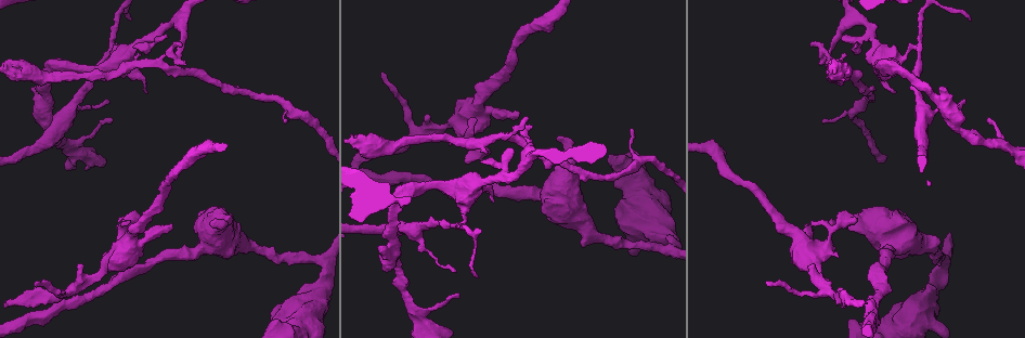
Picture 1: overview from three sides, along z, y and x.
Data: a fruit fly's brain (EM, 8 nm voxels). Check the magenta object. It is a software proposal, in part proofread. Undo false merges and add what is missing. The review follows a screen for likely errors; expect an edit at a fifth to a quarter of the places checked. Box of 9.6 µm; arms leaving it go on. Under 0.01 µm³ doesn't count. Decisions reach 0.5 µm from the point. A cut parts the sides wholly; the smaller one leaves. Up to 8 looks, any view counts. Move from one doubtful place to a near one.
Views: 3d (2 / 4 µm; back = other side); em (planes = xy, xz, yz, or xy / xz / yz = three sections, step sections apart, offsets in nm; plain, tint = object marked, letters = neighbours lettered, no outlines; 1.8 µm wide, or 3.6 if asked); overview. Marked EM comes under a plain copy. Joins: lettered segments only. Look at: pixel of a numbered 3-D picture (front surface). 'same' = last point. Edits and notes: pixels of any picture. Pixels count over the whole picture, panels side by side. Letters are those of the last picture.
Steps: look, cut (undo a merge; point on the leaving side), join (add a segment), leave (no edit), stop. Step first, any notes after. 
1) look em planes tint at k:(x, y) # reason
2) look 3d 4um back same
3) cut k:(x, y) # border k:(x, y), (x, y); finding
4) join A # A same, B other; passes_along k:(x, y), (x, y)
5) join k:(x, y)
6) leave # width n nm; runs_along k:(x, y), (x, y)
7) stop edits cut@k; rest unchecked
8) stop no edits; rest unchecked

look em planes letters at 1:(382, 72) # branch stops here

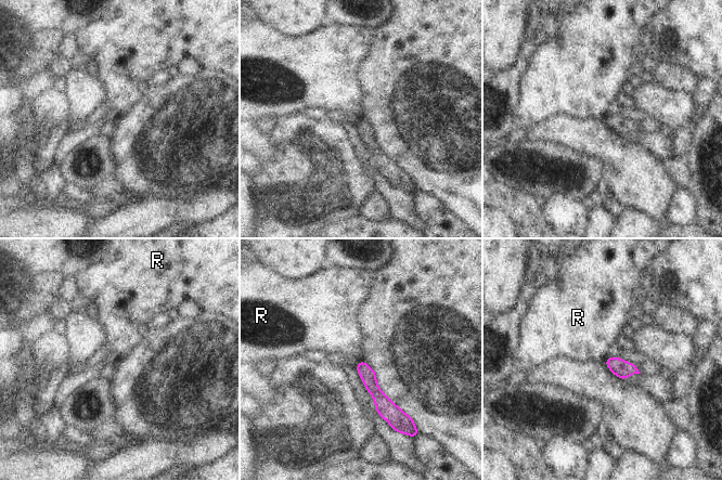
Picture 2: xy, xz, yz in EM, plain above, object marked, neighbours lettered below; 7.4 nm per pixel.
leave # R other; none of them fits

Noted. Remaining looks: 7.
look em planes letters at 1:(170, 225) # an open end

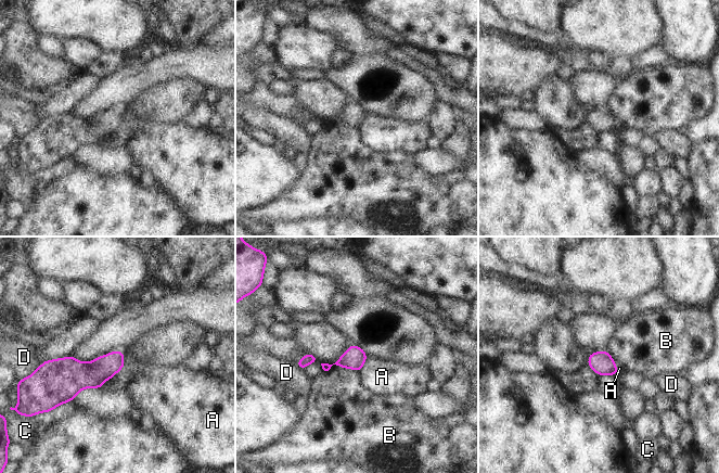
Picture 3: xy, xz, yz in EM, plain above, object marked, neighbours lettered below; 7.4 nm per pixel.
leave # width 160 nm; A other, B other, C other, D other; border 3:(367, 357), (359, 370); none of them fits

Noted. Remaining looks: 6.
look 3d 2um back at 1:(69, 111) # a fork

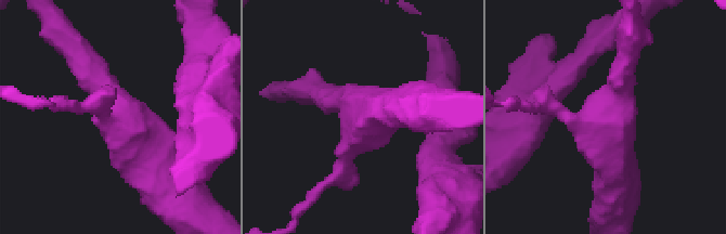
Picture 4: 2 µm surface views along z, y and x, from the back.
look em planes tint at 4:(609, 119)

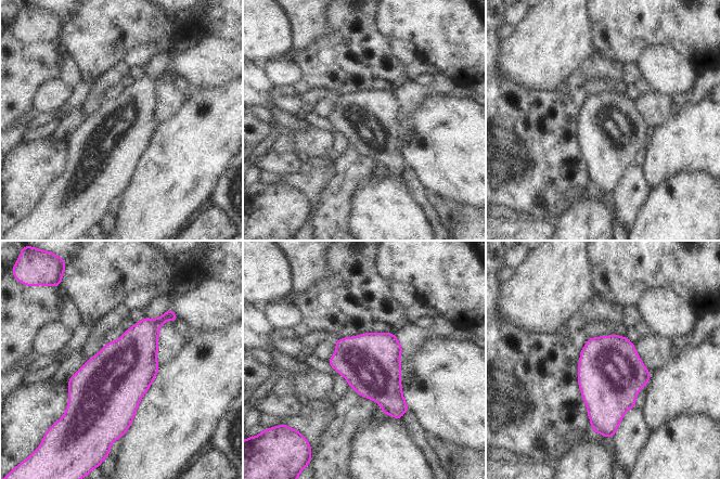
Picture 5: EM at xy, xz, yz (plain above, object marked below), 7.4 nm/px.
look em planes letters same # what lies round it

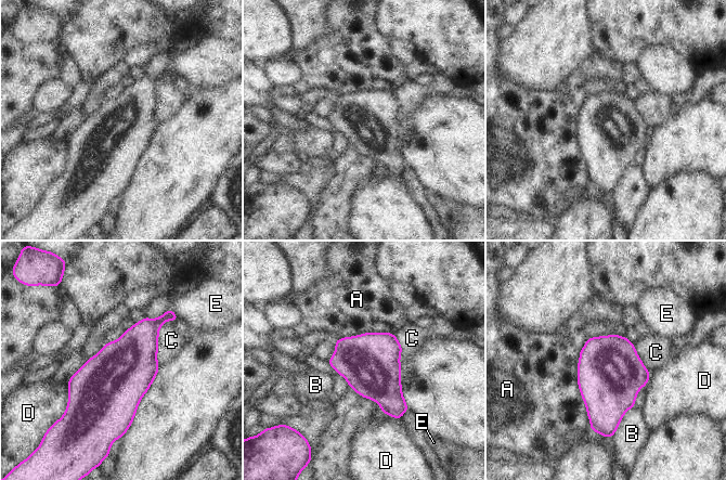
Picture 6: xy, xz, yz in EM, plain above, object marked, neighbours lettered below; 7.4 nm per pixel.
leave # A other, B other, C other, D other, E other; border 6:(170, 319), (159, 327), (159, 367); continuous, no second cell

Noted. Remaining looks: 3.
stop no edits; rest unchecked

